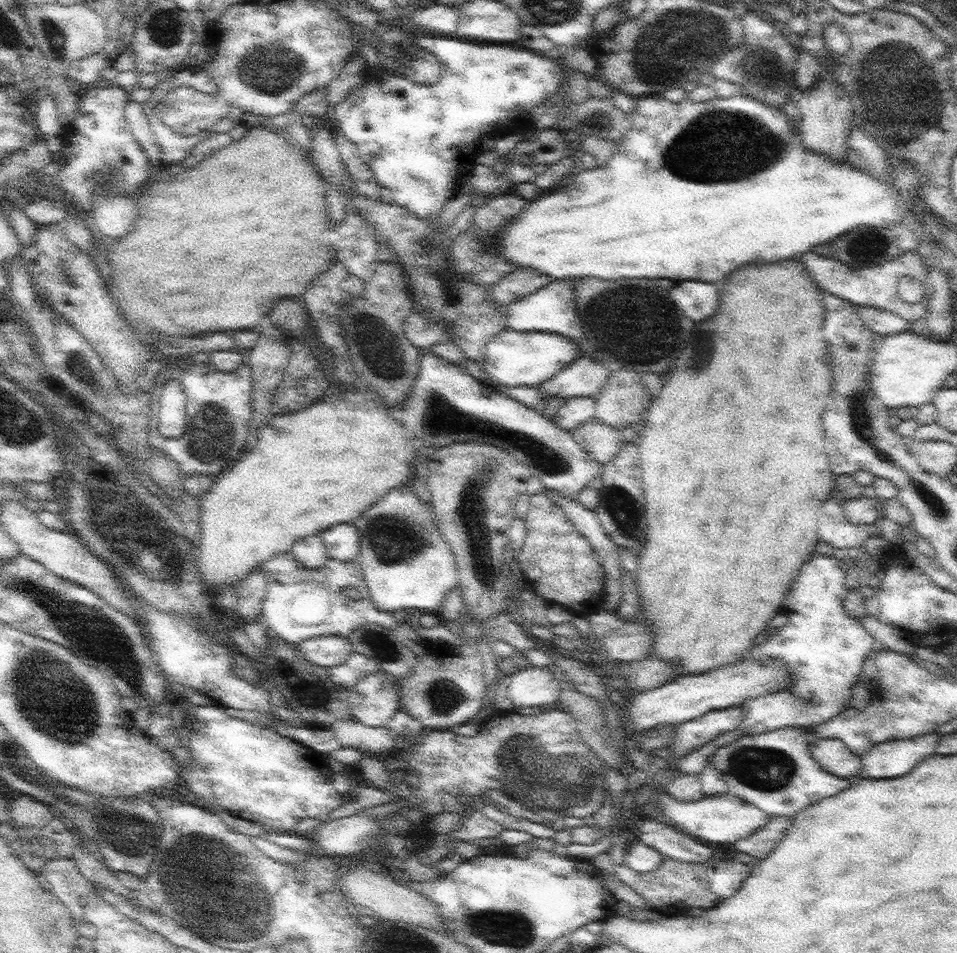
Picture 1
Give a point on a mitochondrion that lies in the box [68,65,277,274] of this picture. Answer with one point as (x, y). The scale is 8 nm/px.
(116, 175)

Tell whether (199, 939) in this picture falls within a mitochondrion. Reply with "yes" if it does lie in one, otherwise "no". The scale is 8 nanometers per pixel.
yes

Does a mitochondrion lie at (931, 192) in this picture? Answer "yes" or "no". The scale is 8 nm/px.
no

